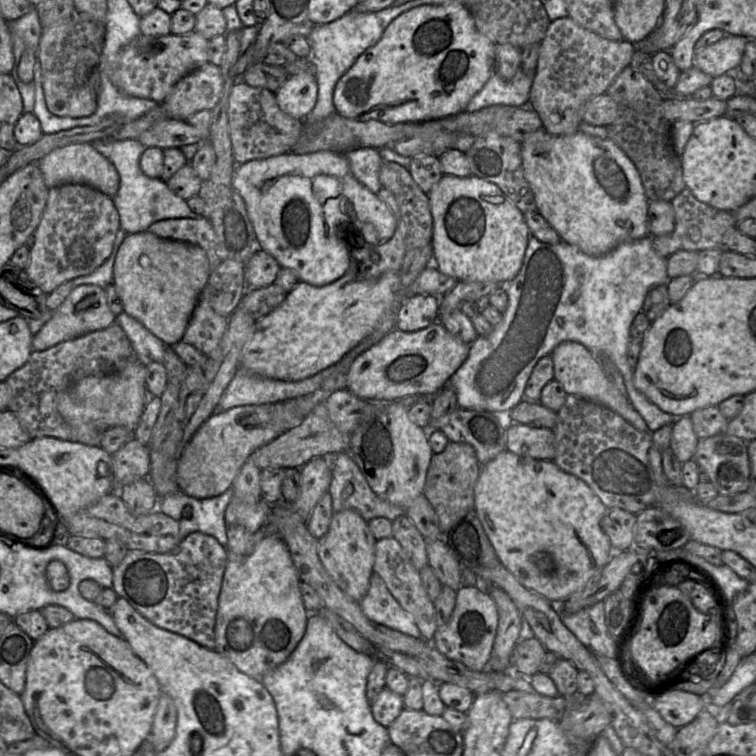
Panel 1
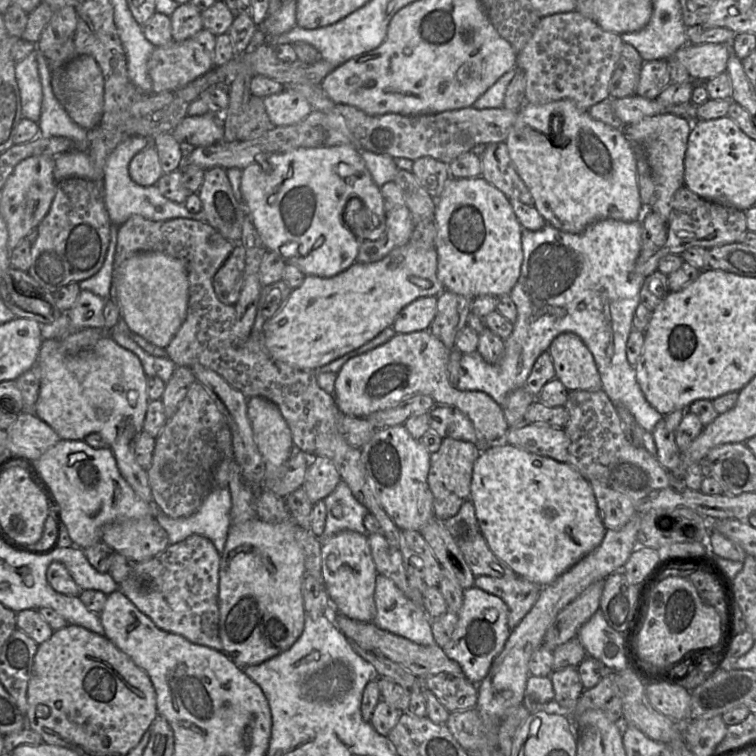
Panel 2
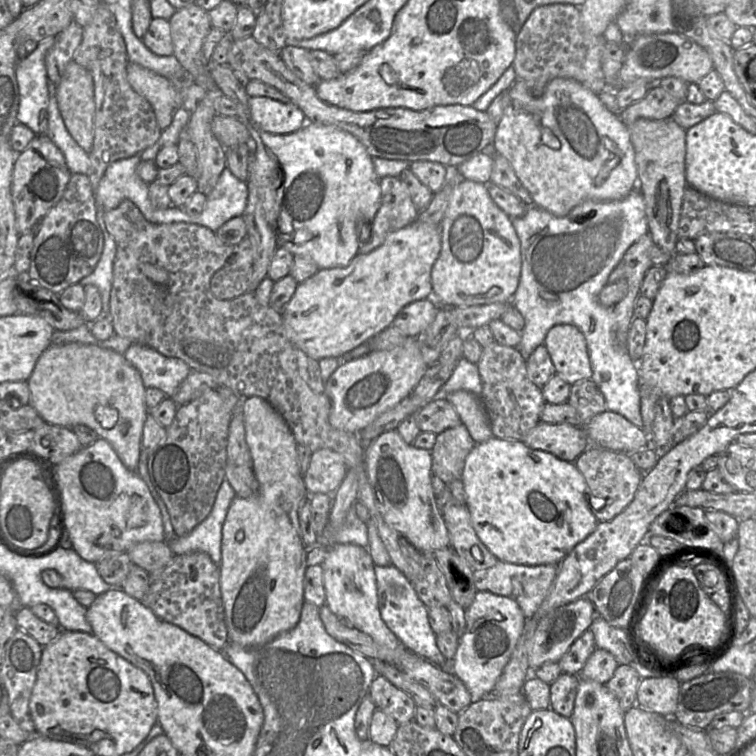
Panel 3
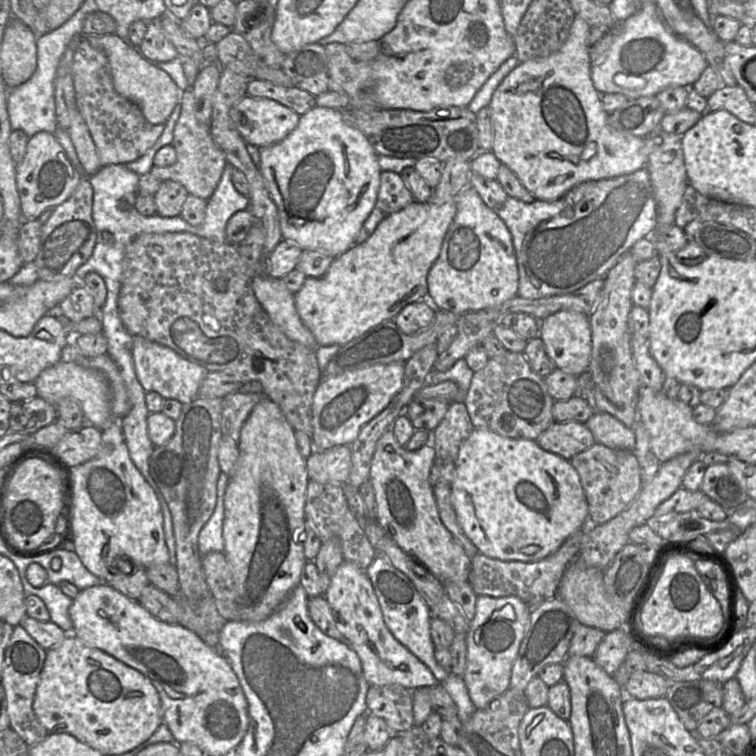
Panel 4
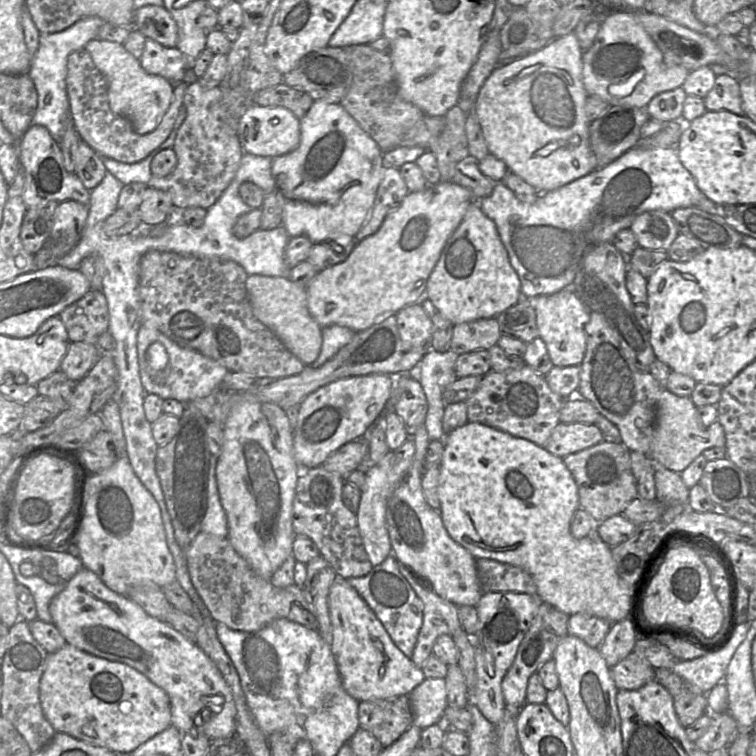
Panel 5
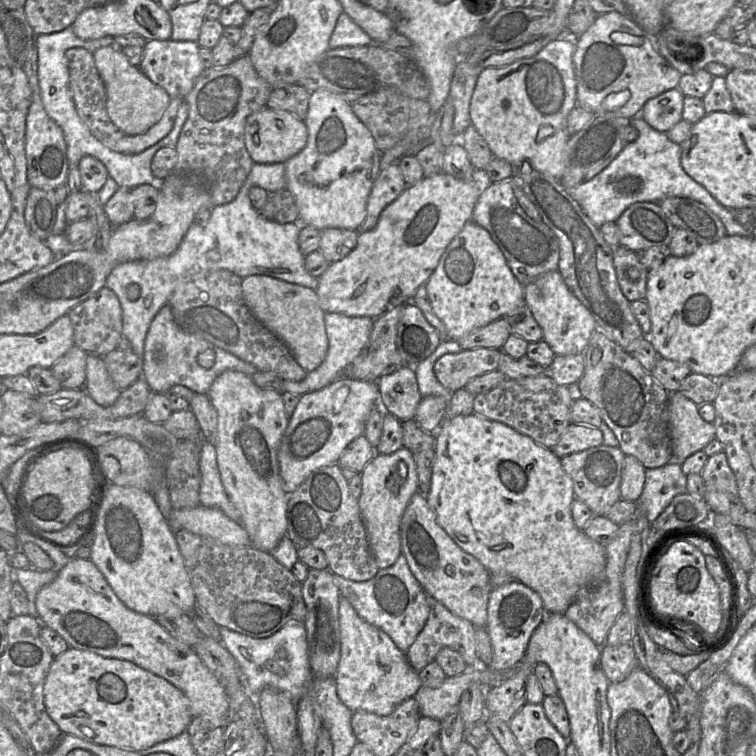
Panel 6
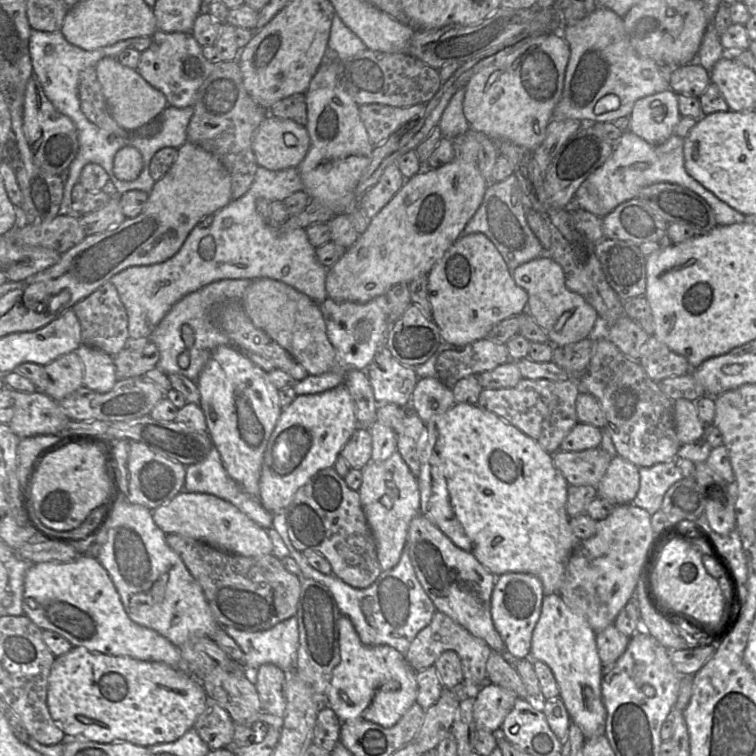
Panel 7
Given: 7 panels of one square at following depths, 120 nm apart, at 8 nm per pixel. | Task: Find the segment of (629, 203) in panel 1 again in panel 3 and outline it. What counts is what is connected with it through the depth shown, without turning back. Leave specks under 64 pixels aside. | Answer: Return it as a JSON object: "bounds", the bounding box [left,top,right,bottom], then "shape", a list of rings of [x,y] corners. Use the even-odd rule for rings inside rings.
{"bounds":[493,78,637,217],"shape":[[[517,78],[508,92],[510,104],[497,124],[493,145],[496,154],[509,161],[534,206],[564,217],[584,201],[620,200],[637,188],[637,166],[630,133],[619,116],[610,112],[591,90],[573,79],[555,78],[541,96],[534,96],[527,84]]]}

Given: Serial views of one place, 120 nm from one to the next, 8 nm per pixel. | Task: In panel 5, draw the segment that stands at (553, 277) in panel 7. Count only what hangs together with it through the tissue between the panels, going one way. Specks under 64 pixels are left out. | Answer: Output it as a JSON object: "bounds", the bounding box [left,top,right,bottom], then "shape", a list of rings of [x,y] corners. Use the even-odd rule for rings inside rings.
{"bounds":[530,288,590,366],"shape":[[[565,288],[551,295],[530,298],[535,311],[539,338],[544,342],[554,366],[580,366],[586,349],[585,326],[590,312],[571,288]]]}

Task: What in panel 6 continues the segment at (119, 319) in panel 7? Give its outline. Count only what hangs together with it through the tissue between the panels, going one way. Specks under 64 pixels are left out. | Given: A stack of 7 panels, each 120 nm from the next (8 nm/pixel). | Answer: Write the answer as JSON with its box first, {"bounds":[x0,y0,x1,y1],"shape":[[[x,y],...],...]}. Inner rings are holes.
{"bounds":[67,286,122,357],"shape":[[[107,286],[74,306],[67,315],[73,325],[75,345],[88,354],[102,357],[117,349],[118,341],[122,337],[122,309],[117,296]]]}

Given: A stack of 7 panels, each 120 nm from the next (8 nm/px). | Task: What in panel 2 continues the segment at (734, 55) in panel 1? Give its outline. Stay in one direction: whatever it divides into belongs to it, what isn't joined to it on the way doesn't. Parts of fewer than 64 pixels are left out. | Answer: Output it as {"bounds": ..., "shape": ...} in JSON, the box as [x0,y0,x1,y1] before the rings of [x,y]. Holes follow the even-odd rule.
{"bounds":[673,43,730,83],"shape":[[[687,43],[673,57],[685,66],[695,82],[705,83],[726,71],[730,52],[730,45],[725,43]]]}

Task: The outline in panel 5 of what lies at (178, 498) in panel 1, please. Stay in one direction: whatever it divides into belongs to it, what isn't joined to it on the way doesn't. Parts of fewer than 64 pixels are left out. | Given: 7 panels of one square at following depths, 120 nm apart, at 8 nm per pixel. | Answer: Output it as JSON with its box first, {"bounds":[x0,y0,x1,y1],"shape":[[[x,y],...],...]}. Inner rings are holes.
{"bounds":[201,455,227,538],"shape":[[[211,455],[208,474],[207,510],[202,521],[201,532],[211,534],[220,538],[227,538],[227,517],[221,505],[217,487],[217,461],[218,457]]]}

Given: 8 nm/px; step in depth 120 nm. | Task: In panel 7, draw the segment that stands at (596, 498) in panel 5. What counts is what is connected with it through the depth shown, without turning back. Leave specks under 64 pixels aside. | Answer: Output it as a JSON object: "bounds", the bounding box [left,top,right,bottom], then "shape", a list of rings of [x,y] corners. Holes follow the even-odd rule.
{"bounds":[552,447,612,488],"shape":[[[600,447],[576,452],[558,450],[552,455],[554,466],[564,476],[568,485],[595,488],[605,474],[612,458]]]}

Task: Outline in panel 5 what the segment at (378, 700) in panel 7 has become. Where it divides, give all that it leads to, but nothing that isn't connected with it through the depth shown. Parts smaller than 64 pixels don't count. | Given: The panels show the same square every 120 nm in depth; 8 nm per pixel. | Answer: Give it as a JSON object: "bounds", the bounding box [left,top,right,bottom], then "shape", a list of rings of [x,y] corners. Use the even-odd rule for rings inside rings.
{"bounds":[328,578,426,702],"shape":[[[338,578],[330,587],[328,606],[331,621],[331,650],[342,685],[359,702],[409,695],[426,678],[393,642],[386,629],[347,580]]]}

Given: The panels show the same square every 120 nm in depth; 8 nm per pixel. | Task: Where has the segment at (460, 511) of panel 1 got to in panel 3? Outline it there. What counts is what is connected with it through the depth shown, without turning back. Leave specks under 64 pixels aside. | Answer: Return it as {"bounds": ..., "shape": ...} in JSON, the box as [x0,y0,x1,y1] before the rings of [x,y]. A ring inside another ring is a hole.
{"bounds":[431,423,476,496],"shape":[[[463,423],[437,434],[435,445],[431,450],[431,483],[435,496],[448,488],[449,483],[453,480],[461,479],[465,459],[475,445],[476,443]]]}

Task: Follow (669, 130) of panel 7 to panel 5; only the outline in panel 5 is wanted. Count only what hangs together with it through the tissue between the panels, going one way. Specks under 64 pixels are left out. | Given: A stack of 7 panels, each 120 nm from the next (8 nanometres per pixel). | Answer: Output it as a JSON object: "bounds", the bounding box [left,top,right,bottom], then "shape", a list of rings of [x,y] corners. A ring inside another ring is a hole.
{"bounds":[646,87,687,122],"shape":[[[682,87],[662,92],[653,97],[646,107],[650,119],[679,122],[687,94]]]}

